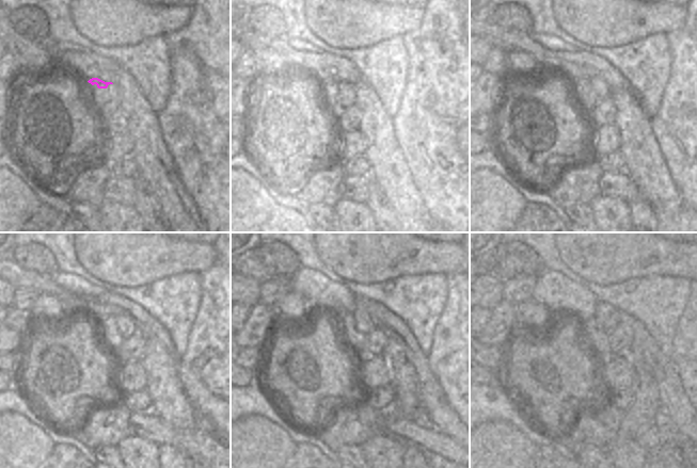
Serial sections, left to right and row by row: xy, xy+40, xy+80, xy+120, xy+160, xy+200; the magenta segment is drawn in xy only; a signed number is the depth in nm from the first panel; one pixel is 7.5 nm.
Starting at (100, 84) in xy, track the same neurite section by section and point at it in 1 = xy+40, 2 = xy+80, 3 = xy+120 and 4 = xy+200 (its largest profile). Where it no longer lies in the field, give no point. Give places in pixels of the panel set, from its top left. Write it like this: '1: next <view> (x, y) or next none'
1: next xy+40 (337, 82)
2: next xy+80 (583, 91)
3: next xy+120 (111, 337)
4: next xy+200 (599, 340)

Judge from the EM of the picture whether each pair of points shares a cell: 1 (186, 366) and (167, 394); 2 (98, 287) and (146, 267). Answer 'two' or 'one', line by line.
1: two
2: two

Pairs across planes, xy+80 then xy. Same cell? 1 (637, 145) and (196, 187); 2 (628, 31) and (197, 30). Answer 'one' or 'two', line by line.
1: two
2: two

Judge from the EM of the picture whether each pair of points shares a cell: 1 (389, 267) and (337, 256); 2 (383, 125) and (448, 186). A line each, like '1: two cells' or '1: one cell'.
1: one cell
2: two cells

